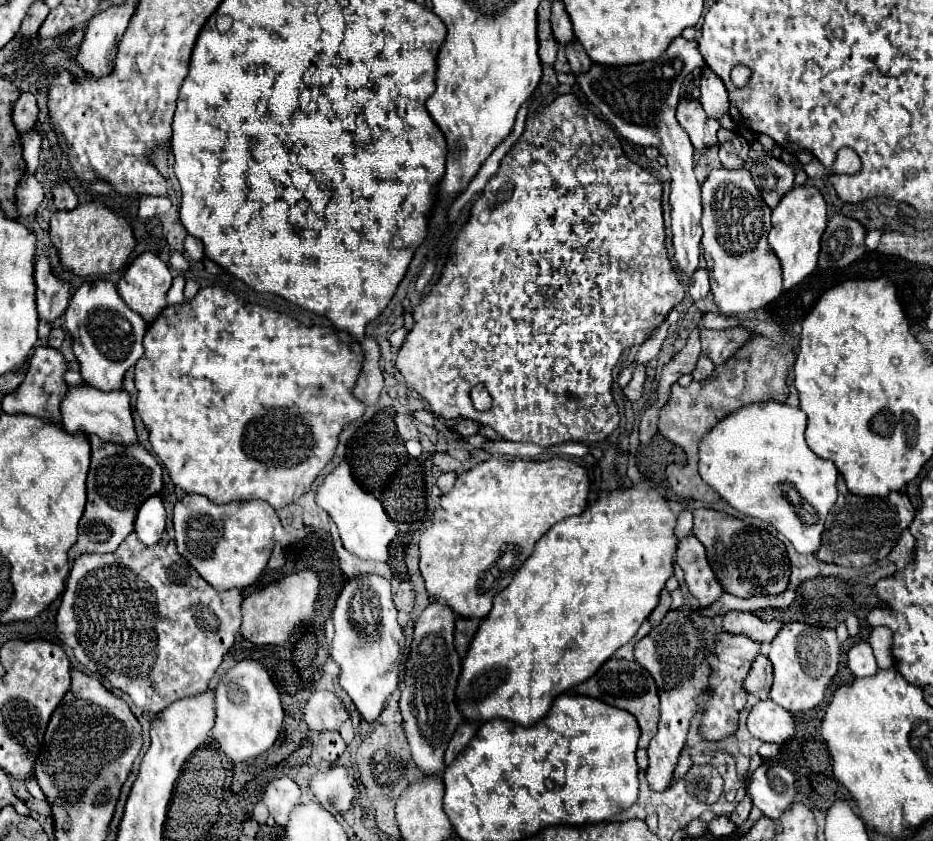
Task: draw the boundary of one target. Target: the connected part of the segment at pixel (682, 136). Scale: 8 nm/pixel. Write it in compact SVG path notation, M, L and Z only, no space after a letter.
M683 37L673 39L667 51L653 63L637 63L625 67L591 63L589 71L577 75L577 83L587 99L605 115L605 119L615 125L615 129L635 145L655 145L667 159L671 173L671 229L675 259L683 273L693 275L699 263L699 241L701 241L701 193L699 183L693 173L693 145L689 135L679 125L675 109L679 103L679 91L685 75L691 69L705 65L695 41Z

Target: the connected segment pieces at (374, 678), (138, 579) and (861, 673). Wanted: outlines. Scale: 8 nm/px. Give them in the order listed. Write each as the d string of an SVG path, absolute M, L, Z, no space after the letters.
M377 573L349 579L339 593L331 617L335 623L331 657L341 665L339 683L349 693L363 719L371 723L385 709L387 697L399 689L399 655L405 647L405 635L397 623L389 581Z
M167 533L163 535L161 543L157 543L157 547L145 547L137 535L129 535L129 539L125 539L119 549L115 553L109 553L109 555L81 555L75 559L73 563L73 569L67 577L67 585L65 585L65 591L63 591L63 597L61 597L61 605L59 605L59 611L57 611L57 635L61 637L61 641L73 649L77 661L89 669L89 673L93 675L101 675L105 679L111 681L113 687L121 689L123 693L127 693L133 703L141 709L147 709L151 713L161 713L167 705L171 705L173 701L177 699L183 699L183 697L189 697L189 695L195 695L195 693L201 693L209 687L209 681L211 677L215 675L217 667L221 665L223 661L223 655L233 647L237 635L239 635L239 627L242 623L241 615L241 603L243 596L239 589L231 589L231 591L217 591L213 589L179 553L177 553L177 547L175 547L175 541L171 541L167 537Z
M861 641L855 647L851 647L847 667L853 673L853 677L871 677L871 675L875 675L877 673L877 663L875 663L875 655L873 655L871 645Z

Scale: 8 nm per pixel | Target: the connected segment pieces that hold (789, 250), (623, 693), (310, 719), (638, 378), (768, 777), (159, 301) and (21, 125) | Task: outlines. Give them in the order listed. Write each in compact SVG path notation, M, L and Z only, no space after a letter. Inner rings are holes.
M795 185L779 205L773 209L773 227L769 231L769 245L781 261L783 267L783 287L791 289L801 283L807 275L811 275L817 267L819 241L827 227L827 205L817 187Z
M613 657L613 659L605 661L593 677L579 683L575 689L577 689L577 693L581 693L585 697L593 697L593 699L599 699L611 707L619 707L619 709L629 711L641 727L639 749L645 749L649 745L649 741L653 739L653 735L657 733L657 723L659 723L657 685L655 685L653 677L649 675L649 671L645 671L637 661L625 661L625 659Z
M313 693L305 705L305 721L315 731L337 731L349 713L335 693Z
M639 365L631 380L629 381L629 385L627 387L623 387L623 395L625 397L629 397L631 401L637 401L643 395L643 387L645 382L645 367L643 365Z
M761 763L761 767L751 775L747 793L753 805L769 819L779 819L789 805L793 805L797 794L795 775L779 764Z
M143 253L129 265L117 283L117 291L129 309L151 323L167 305L165 295L171 281L169 267L155 253Z
M21 93L19 101L15 103L15 109L13 109L13 121L15 121L15 127L19 133L25 133L29 131L31 127L35 127L35 121L37 121L37 99L33 93Z

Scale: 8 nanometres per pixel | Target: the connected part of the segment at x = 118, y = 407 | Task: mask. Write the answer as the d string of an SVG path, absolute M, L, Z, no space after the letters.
M87 383L69 387L65 393L65 399L61 401L61 417L63 425L67 431L83 431L83 433L95 433L103 441L111 443L121 443L121 445L133 445L137 443L135 427L133 427L133 417L131 417L131 403L129 403L129 393L125 389L119 391L99 391Z

